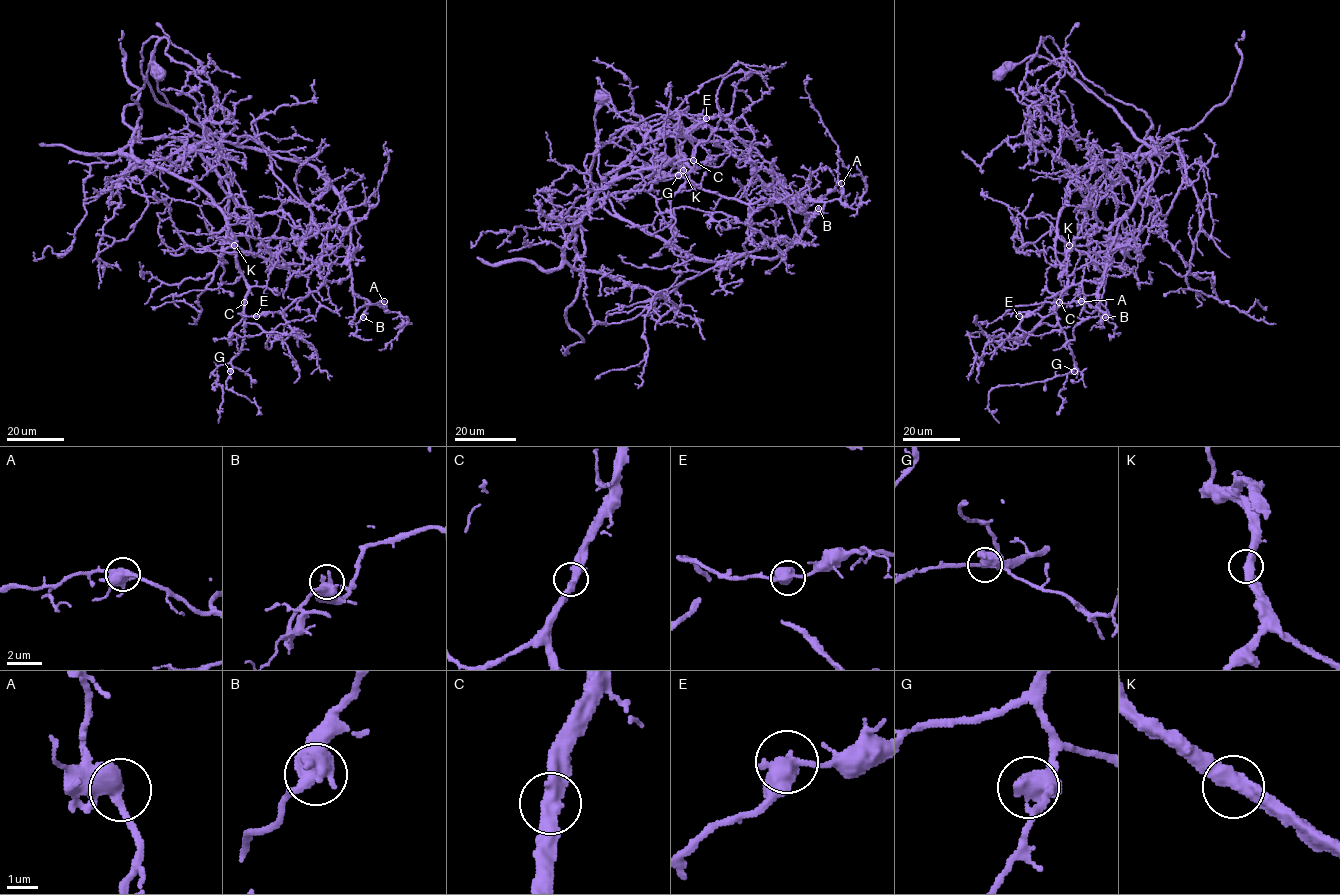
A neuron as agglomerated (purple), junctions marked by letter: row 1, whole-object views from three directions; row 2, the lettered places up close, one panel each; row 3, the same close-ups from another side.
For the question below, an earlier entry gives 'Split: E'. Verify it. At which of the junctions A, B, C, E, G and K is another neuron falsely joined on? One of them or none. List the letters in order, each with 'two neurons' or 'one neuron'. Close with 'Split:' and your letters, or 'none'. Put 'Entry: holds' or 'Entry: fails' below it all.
A: one neuron
B: one neuron
C: one neuron
E: two neurons
G: one neuron
K: one neuron
Split: E
Entry: holds

